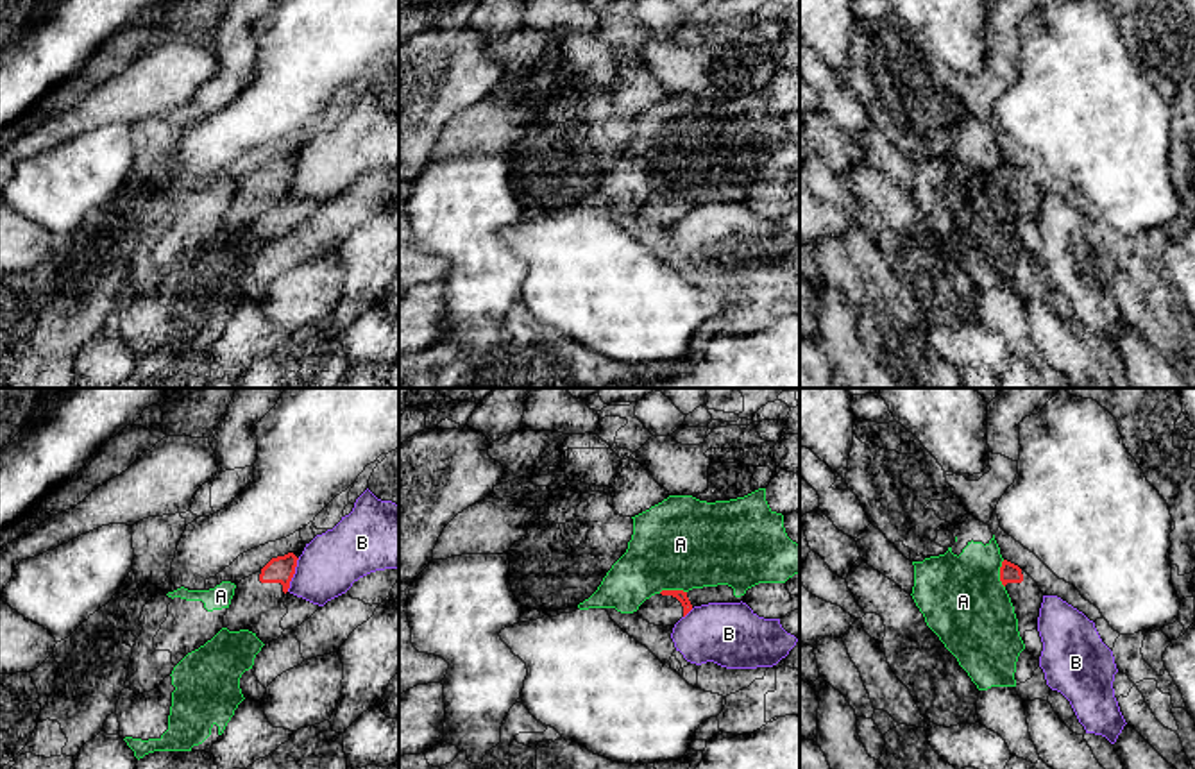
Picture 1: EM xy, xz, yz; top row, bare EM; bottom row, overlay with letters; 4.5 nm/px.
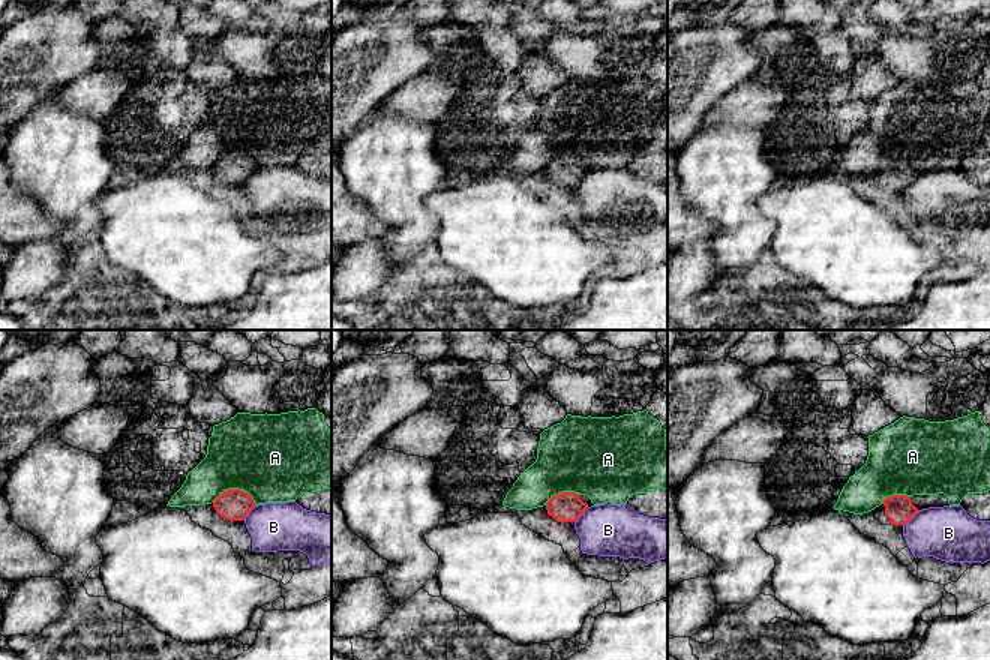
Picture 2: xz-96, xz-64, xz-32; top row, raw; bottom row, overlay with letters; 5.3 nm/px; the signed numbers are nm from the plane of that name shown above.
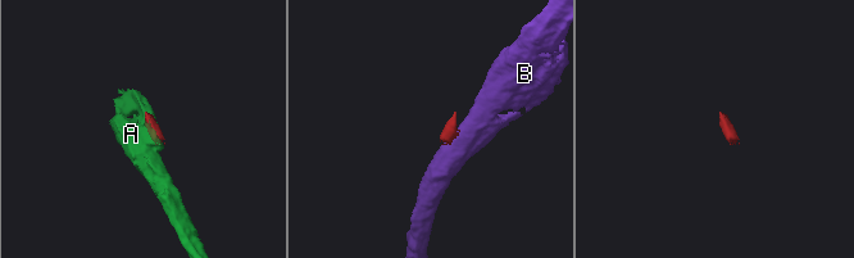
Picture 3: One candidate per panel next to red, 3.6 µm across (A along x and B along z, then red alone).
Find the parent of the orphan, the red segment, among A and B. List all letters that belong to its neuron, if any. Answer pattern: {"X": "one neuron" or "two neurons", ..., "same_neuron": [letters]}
{"A": "two neurons", "B": "two neurons", "same_neuron": []}

